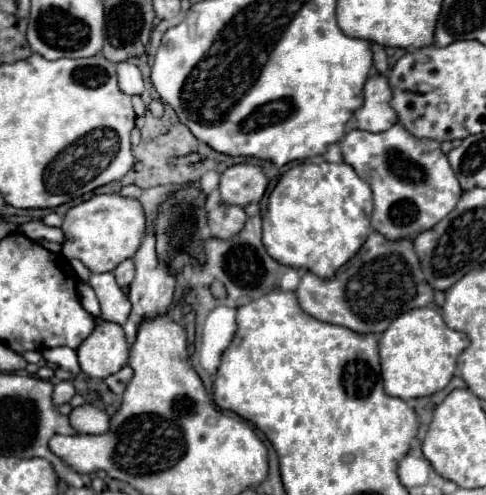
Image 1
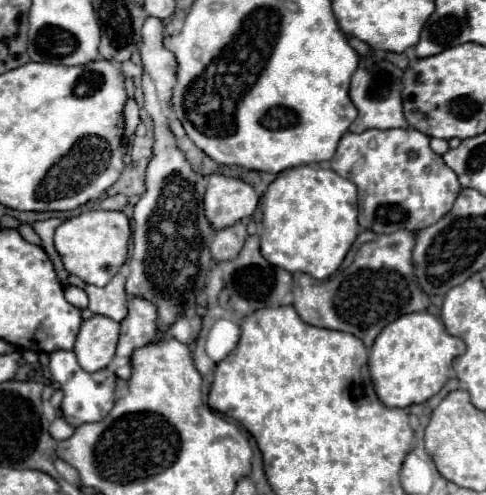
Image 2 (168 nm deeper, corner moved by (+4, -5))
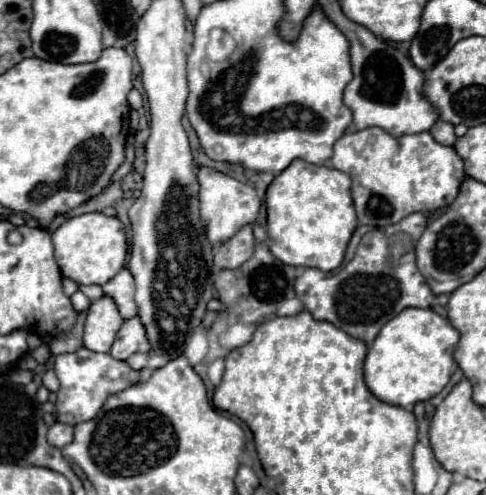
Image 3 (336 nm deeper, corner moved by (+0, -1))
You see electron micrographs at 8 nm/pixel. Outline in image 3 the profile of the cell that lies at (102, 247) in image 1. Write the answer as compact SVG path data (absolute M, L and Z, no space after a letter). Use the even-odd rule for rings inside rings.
M103 212L81 214L65 220L55 232L51 232L55 244L55 260L65 278L77 284L99 284L109 282L123 266L127 258L127 236L117 216L105 216Z

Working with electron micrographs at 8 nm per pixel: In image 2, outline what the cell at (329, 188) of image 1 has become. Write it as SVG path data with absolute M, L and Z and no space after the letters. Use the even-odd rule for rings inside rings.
M319 166L283 170L263 194L261 210L263 258L287 272L305 272L317 280L329 278L341 266L359 232L355 184Z

